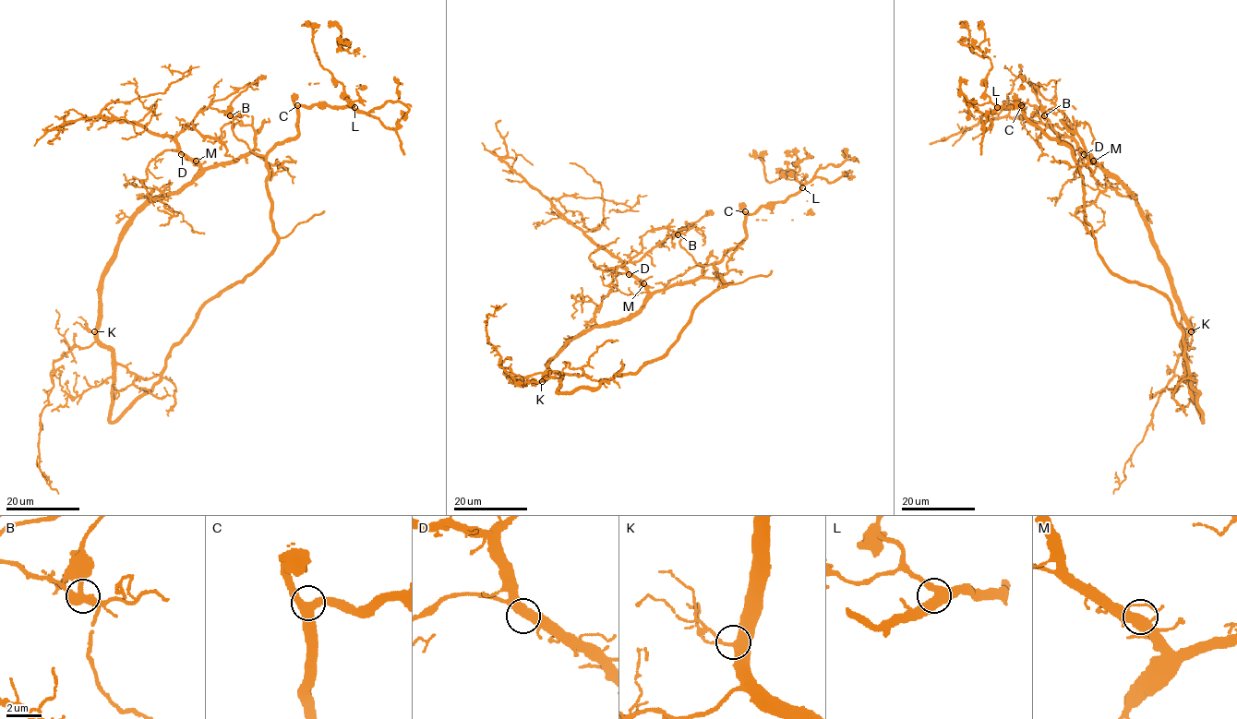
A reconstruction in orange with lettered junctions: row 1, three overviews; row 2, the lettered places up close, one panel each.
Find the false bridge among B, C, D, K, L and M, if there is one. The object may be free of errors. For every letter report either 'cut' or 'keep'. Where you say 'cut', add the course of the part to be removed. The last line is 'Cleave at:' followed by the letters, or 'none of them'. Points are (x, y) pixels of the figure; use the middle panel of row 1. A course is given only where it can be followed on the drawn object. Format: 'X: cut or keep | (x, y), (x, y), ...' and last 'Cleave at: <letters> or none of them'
B: keep
C: keep
D: keep
K: keep
L: keep
M: keep
Cleave at: none of them

